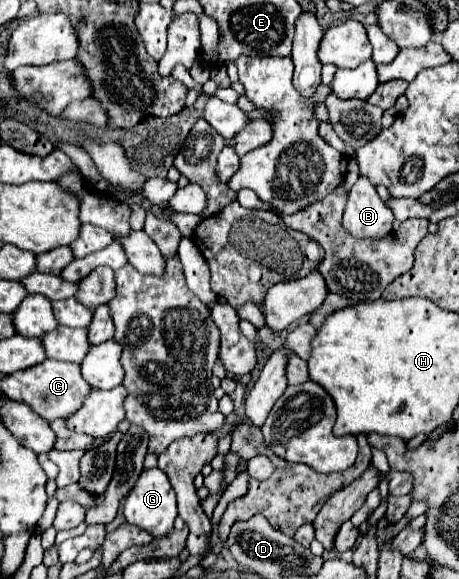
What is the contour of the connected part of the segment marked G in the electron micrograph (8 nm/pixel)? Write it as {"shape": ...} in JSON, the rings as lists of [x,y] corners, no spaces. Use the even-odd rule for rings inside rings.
{"shape":[[[147,469],[139,475],[135,487],[125,497],[125,517],[131,525],[145,529],[153,539],[161,539],[161,537],[169,535],[169,531],[175,525],[175,517],[177,517],[177,499],[175,499],[175,491],[169,485],[169,479],[167,479],[167,475],[163,475],[163,471]]]}

